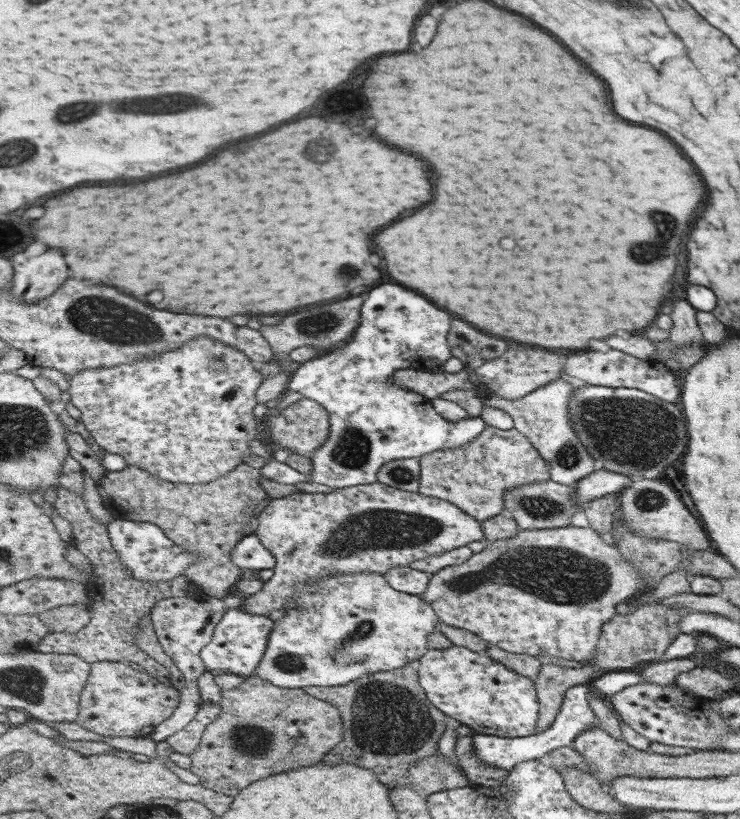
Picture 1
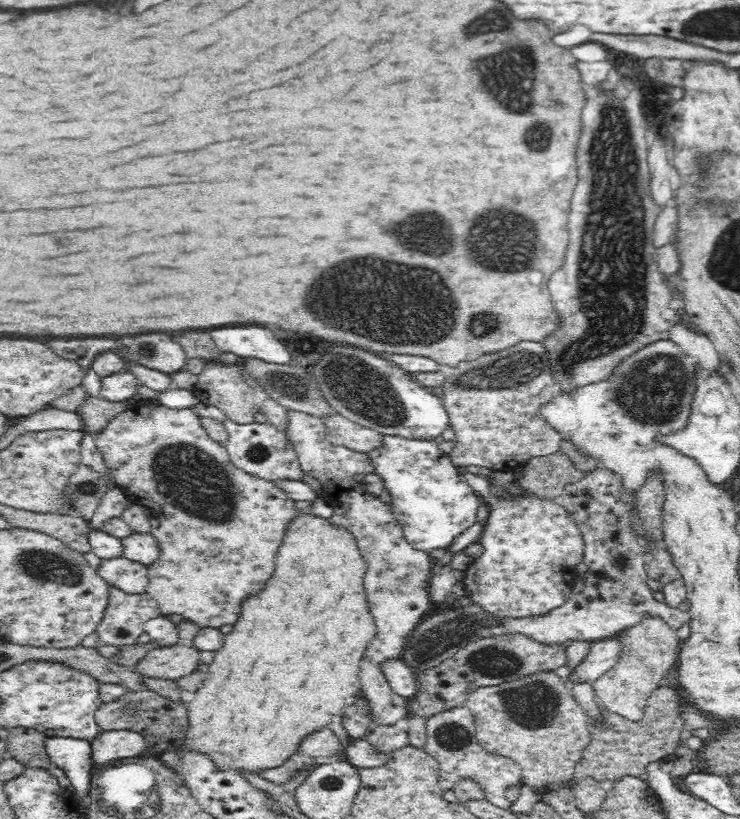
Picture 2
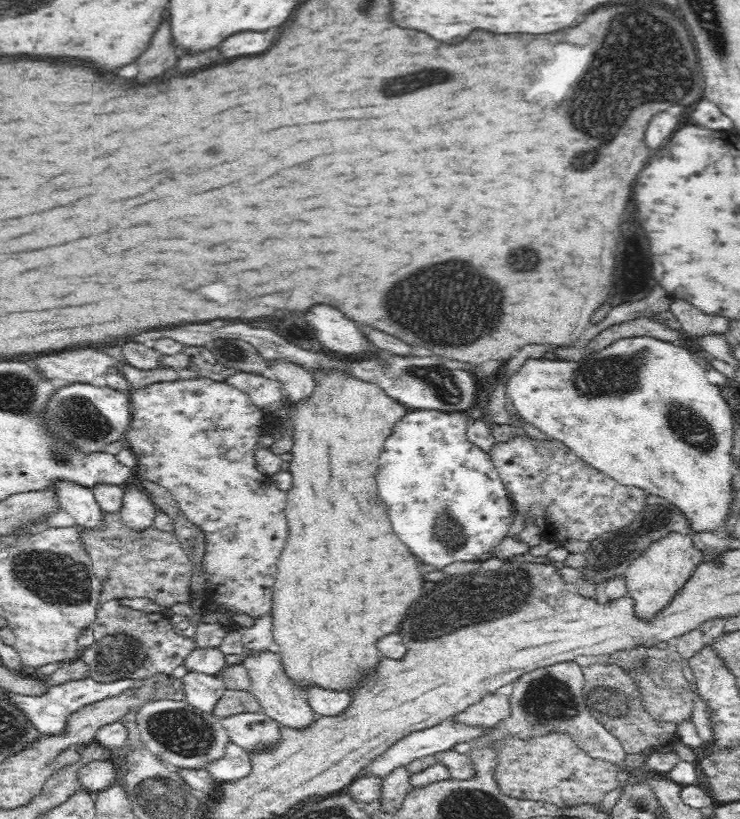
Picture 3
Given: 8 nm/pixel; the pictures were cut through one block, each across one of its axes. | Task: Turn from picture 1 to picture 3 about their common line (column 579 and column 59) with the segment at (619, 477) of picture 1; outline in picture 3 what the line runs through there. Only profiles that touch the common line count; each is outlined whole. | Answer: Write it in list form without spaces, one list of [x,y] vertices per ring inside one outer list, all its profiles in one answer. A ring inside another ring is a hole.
[[[54,482],[54,490],[58,495],[59,506],[66,510],[76,524],[88,528],[100,528],[104,512],[93,495],[93,490],[74,482]]]

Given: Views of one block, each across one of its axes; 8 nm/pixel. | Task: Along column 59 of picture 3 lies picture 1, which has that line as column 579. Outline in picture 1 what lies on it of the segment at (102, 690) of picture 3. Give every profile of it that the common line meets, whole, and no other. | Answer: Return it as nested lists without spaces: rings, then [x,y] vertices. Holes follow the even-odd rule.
[[[585,684],[569,688],[564,694],[562,705],[558,710],[558,715],[549,727],[540,734],[526,735],[524,737],[497,737],[491,734],[481,735],[473,734],[472,742],[475,751],[475,757],[481,761],[481,764],[490,767],[497,767],[511,771],[522,764],[537,763],[538,759],[545,753],[556,750],[557,748],[566,747],[571,744],[574,738],[583,730],[599,726],[598,719],[592,714],[586,702],[586,695],[591,694]]]

